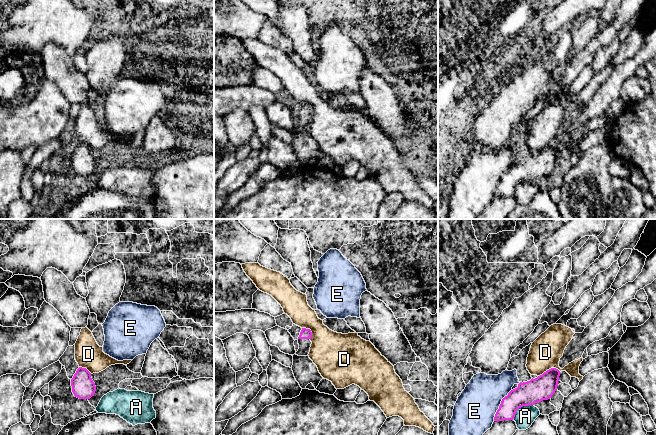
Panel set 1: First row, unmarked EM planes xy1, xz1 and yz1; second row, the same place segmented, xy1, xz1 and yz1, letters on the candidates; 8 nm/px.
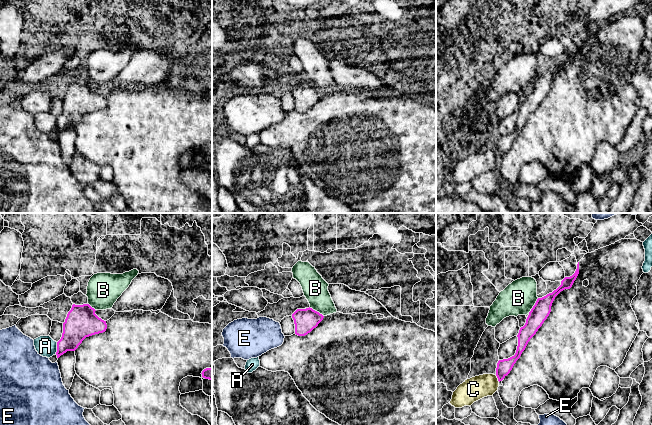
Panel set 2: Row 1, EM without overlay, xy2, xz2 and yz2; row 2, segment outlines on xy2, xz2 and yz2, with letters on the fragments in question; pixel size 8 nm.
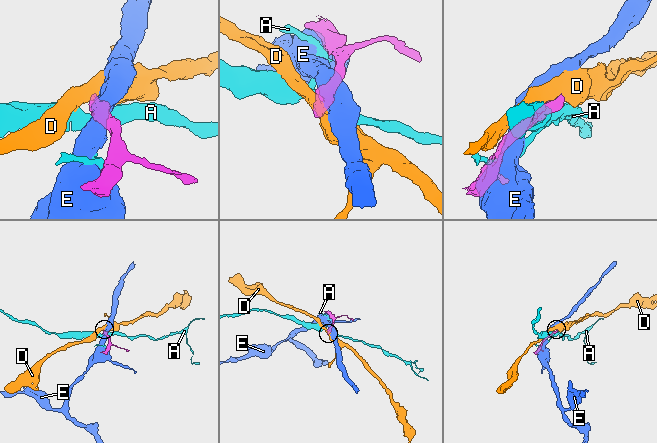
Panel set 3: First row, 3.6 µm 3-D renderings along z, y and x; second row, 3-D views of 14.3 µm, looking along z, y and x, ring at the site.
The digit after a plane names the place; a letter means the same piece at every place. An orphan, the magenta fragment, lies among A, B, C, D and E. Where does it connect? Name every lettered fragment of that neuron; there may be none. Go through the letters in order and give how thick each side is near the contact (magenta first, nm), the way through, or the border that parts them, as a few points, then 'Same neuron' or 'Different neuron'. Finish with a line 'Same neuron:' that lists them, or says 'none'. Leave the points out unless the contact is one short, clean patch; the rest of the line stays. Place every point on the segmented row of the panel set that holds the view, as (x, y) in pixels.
A: Thickness 190 nm (magenta) against 160 nm. Different neuron
B: Thickness 140 nm (magenta) against 280 nm. Boundary: yz2 (538, 298), (528, 312). Different neuron
C: Thickness 120 nm (magenta) against 190 nm. Different neuron
D: Thickness 190 nm (magenta) against 260 nm. Boundary: yz1 (560, 371), (555, 368), (549, 368), (538, 376). Different neuron
E: Thickness 190 nm (magenta) against 340 nm. Different neuron
Same neuron: none

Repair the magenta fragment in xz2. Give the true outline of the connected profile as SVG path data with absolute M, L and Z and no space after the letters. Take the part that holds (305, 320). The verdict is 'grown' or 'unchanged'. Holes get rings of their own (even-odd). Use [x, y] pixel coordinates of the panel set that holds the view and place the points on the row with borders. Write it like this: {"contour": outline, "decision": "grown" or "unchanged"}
{"contour": "M312 308L297 309L292 318L295 324L295 334L305 336L323 320L324 316Z", "decision": "unchanged"}

